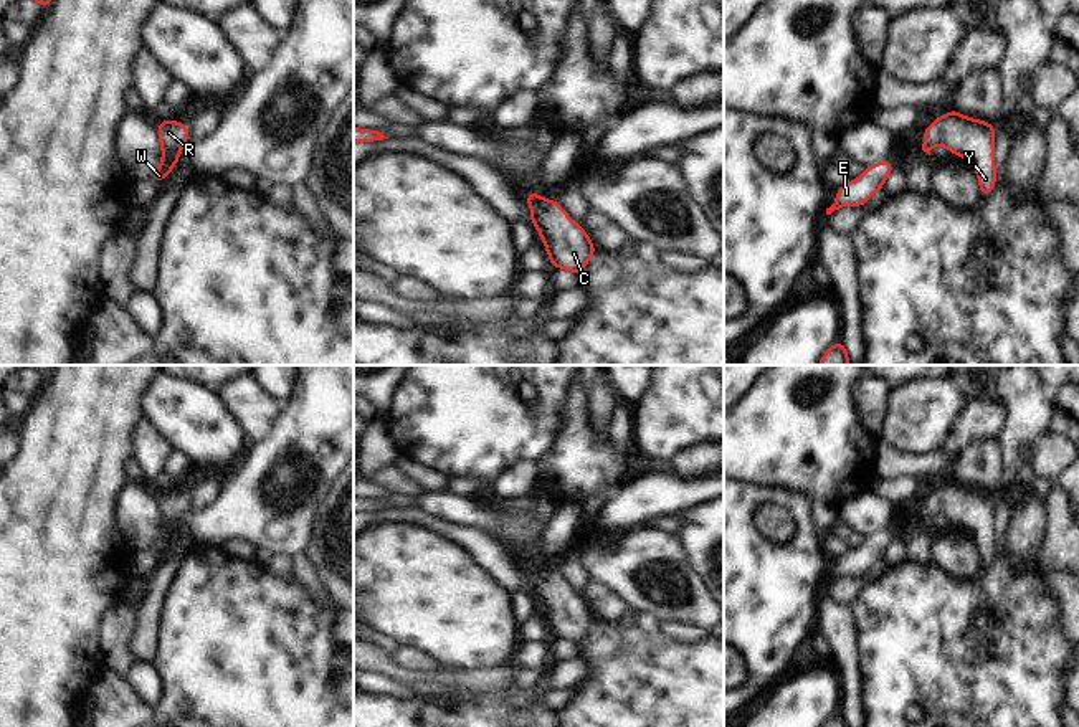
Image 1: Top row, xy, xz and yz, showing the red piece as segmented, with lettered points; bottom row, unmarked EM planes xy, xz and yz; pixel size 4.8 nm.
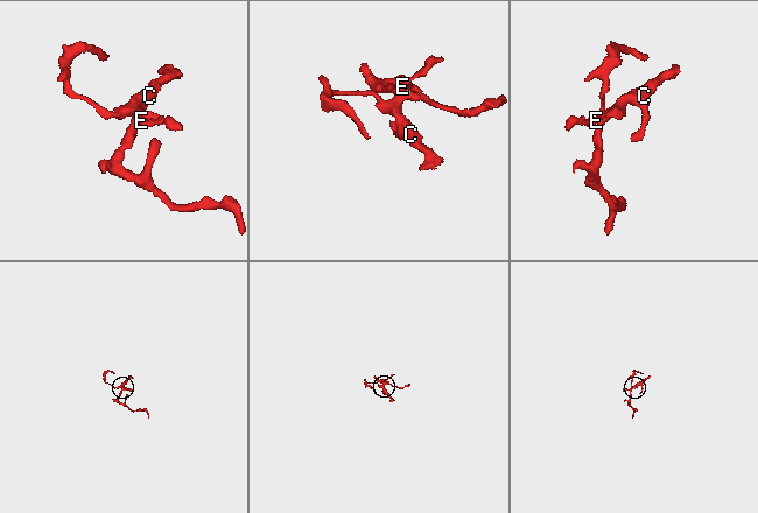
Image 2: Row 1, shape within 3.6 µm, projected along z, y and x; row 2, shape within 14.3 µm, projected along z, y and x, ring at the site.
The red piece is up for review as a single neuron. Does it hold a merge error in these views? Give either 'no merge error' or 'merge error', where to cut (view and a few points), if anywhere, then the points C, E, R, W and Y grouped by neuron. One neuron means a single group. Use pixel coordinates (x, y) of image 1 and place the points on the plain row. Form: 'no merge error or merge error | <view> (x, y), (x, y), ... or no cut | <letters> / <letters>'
no merge error | no cut | C E R W Y

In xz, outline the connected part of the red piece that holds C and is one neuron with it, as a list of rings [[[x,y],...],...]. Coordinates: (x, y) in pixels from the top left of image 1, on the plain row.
[[[532,560],[527,562],[525,570],[532,580],[530,595],[539,600],[552,638],[568,639],[578,646],[597,621],[590,606],[559,572],[544,568]]]

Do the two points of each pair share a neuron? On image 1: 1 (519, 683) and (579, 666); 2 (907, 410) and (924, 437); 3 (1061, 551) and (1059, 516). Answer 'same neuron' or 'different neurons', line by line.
1: different neurons
2: same neuron
3: same neuron

